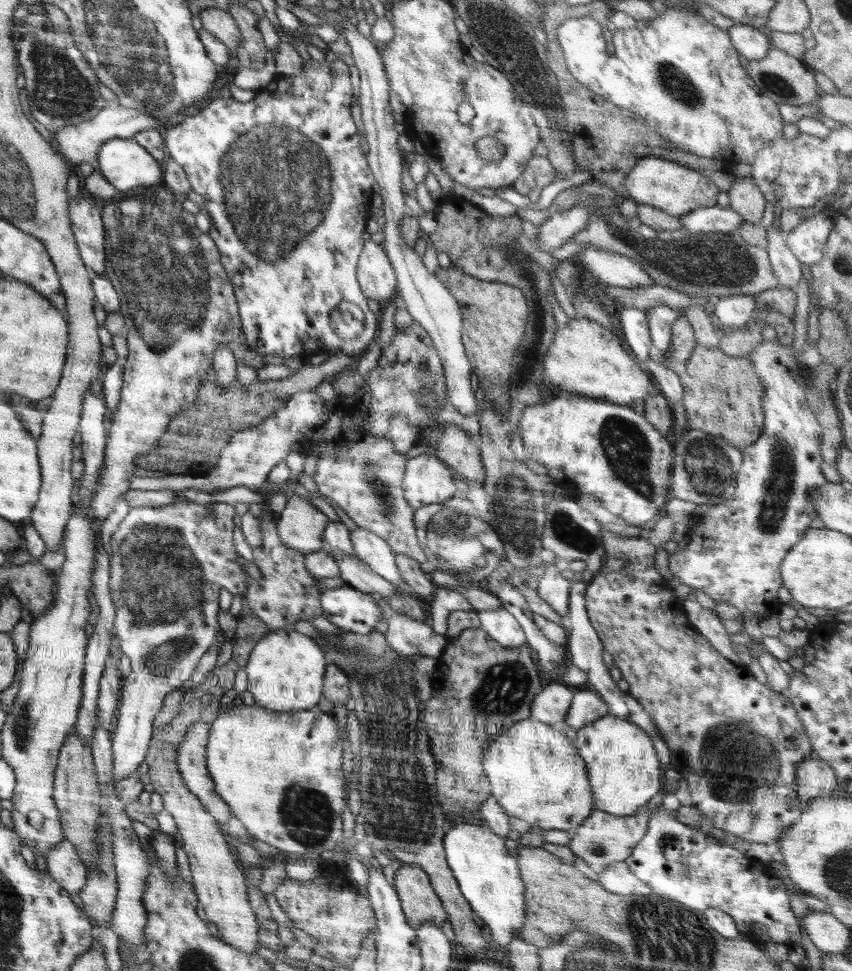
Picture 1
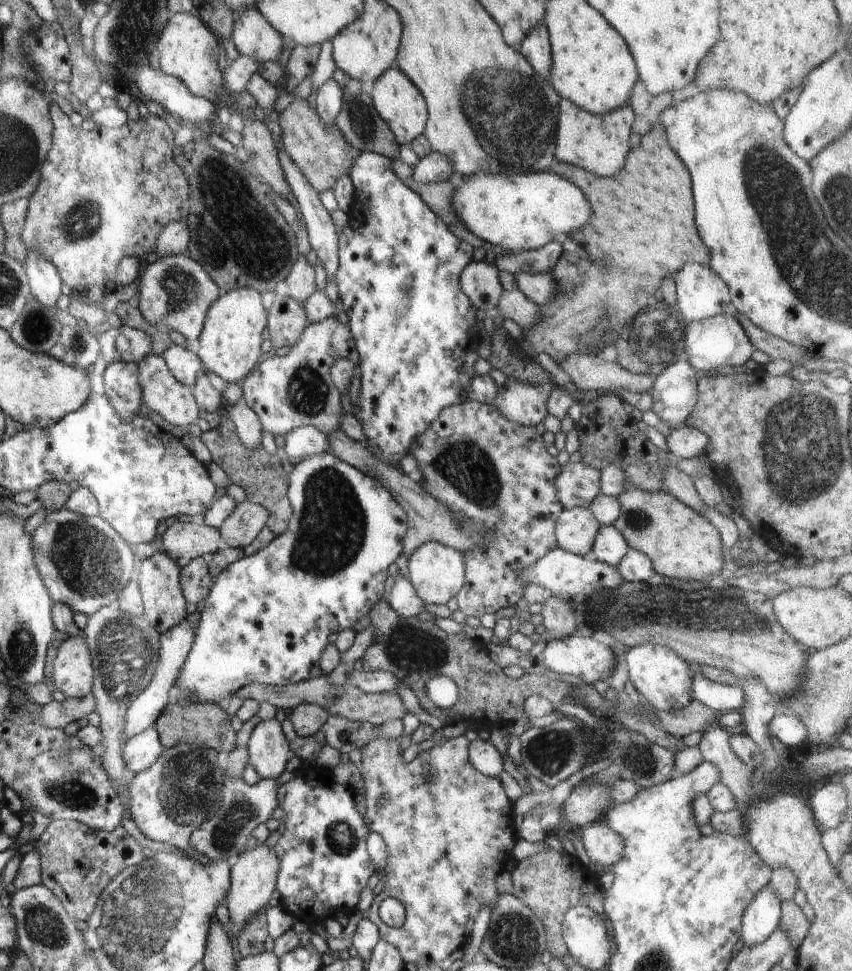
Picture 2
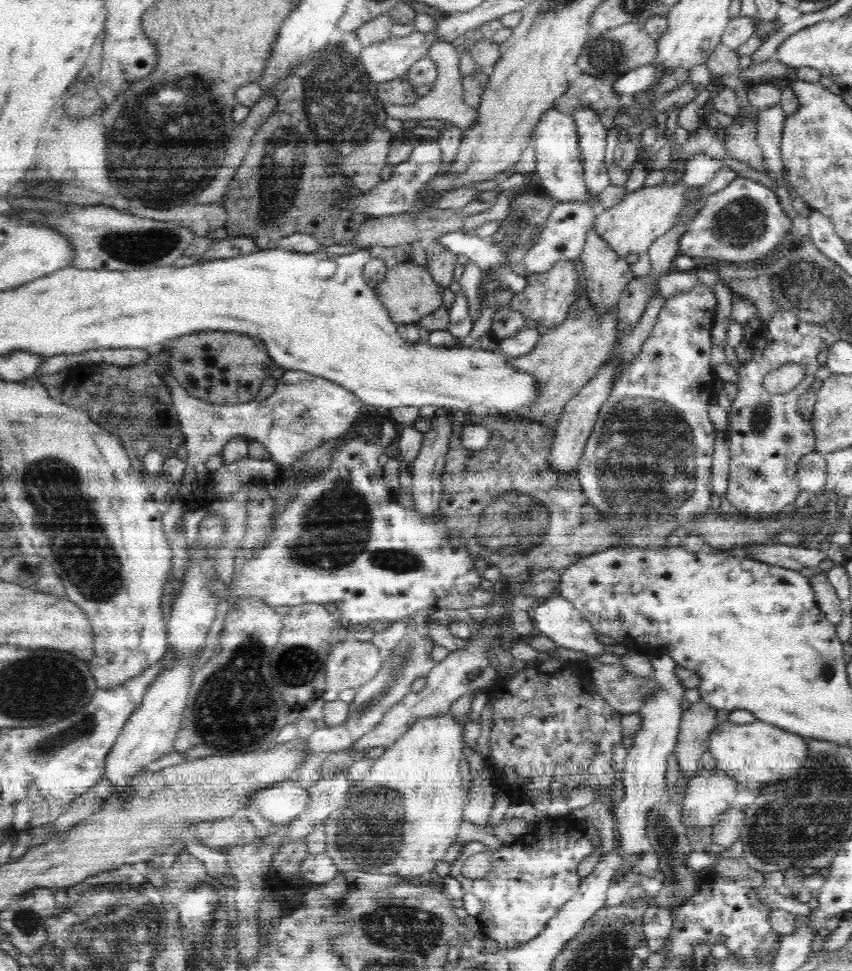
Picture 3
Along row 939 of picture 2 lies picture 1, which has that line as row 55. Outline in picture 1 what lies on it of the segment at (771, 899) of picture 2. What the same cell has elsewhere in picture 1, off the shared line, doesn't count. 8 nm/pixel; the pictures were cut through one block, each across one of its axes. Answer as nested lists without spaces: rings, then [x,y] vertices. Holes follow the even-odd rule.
[[[735,23],[728,30],[728,35],[730,35],[730,41],[732,41],[734,48],[747,59],[764,58],[768,54],[768,50],[773,48],[765,30],[759,30],[742,23]]]

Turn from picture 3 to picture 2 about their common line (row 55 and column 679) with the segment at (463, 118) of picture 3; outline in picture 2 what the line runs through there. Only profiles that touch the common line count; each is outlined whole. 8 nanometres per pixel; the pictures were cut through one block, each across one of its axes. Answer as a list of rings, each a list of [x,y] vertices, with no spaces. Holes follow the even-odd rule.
[[[683,424],[671,430],[666,437],[666,445],[669,452],[678,458],[694,458],[704,454],[708,436],[697,428]]]

